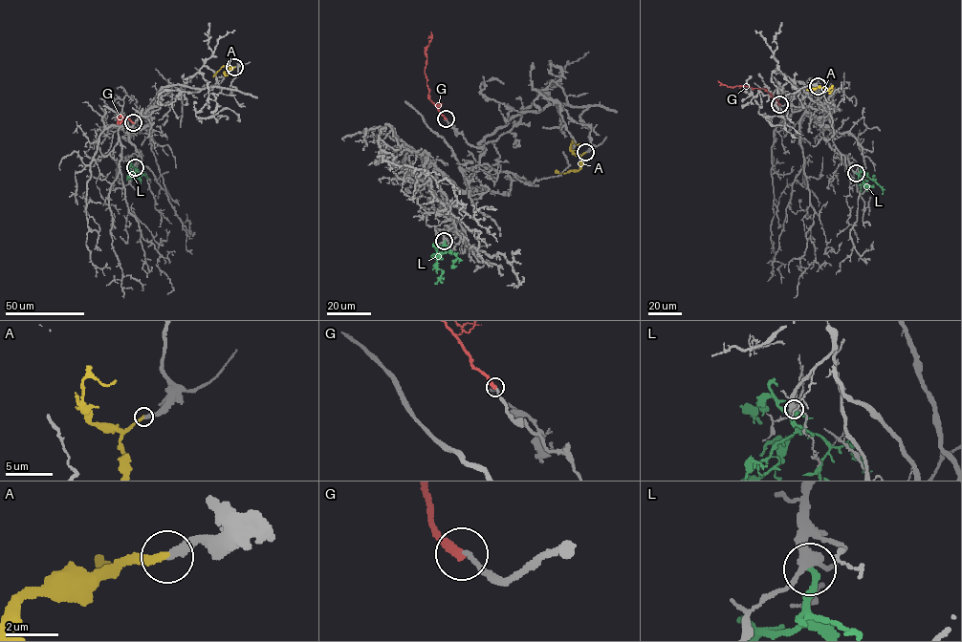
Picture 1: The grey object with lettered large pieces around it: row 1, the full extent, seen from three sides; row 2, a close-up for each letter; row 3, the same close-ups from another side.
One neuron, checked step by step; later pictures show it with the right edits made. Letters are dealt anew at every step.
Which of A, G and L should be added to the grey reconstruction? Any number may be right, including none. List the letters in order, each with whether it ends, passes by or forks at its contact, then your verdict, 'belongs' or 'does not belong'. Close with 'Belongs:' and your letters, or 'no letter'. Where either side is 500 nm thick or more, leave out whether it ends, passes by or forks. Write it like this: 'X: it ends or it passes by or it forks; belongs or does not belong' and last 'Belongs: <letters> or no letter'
A: it ends; belongs
G: it ends; does not belong
L: it ends; does not belong
Belongs: A

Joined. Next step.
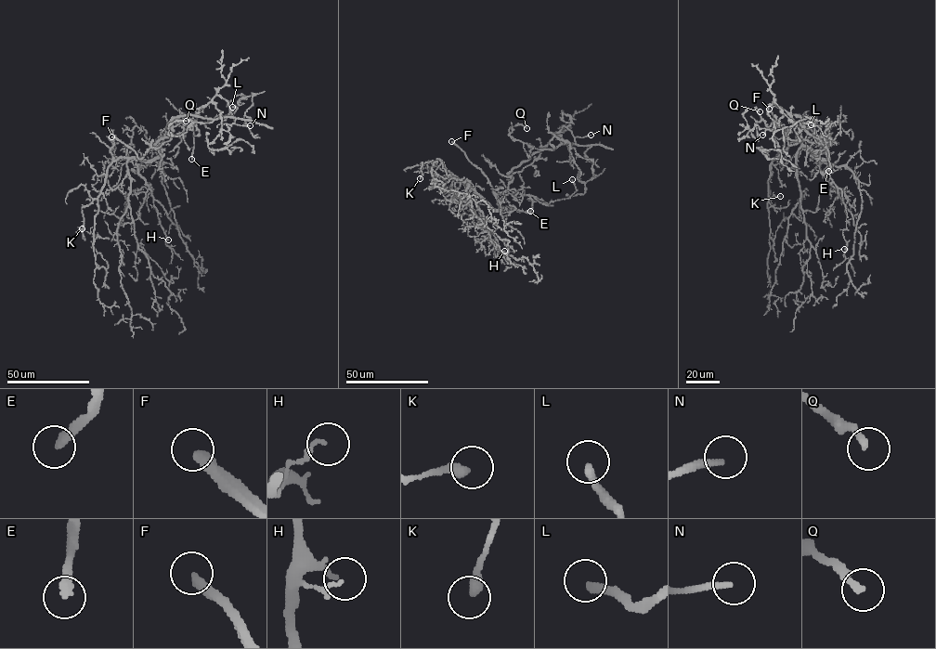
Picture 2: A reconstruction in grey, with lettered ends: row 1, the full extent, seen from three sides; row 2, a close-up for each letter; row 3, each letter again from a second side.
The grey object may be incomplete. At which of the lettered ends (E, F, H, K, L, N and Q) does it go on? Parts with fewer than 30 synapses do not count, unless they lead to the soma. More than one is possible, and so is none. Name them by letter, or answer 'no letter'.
E, F, N

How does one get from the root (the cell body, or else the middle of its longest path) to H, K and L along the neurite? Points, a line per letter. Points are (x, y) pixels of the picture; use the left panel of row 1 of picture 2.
H: (161, 149), (161, 154), (155, 158), (137, 159), (136, 167), (137, 174), (150, 185), (154, 206), (168, 240)
K: (161, 149), (161, 154), (149, 160), (123, 157), (113, 161), (98, 197), (82, 208), (82, 228)
L: (161, 149), (159, 140), (181, 133), (194, 122), (207, 123), (216, 116), (230, 114), (237, 108), (232, 107)

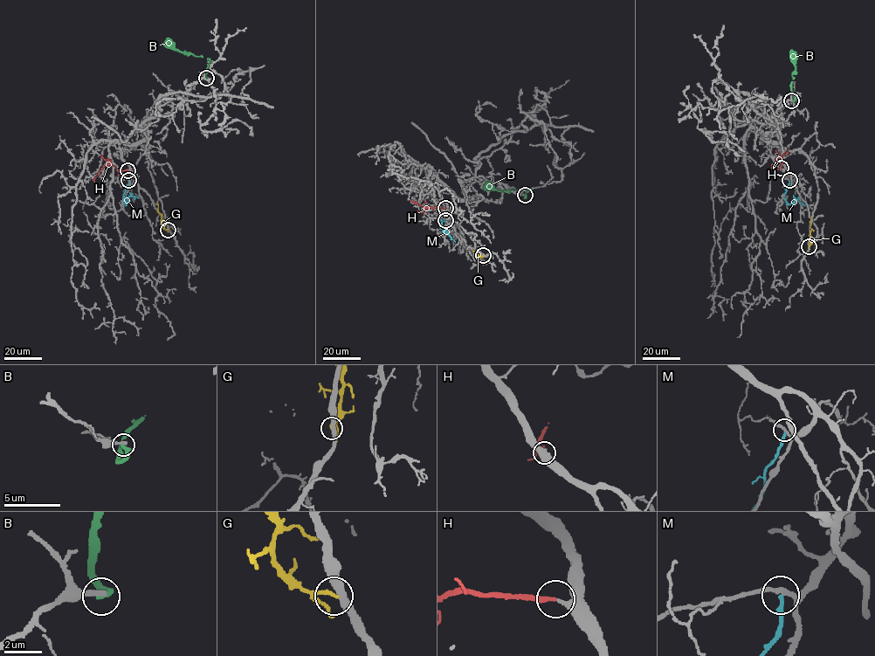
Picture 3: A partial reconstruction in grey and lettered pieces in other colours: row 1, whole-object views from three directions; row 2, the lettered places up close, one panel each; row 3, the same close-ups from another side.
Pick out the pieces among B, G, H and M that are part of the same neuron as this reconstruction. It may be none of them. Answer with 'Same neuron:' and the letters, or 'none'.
Same neuron: H

